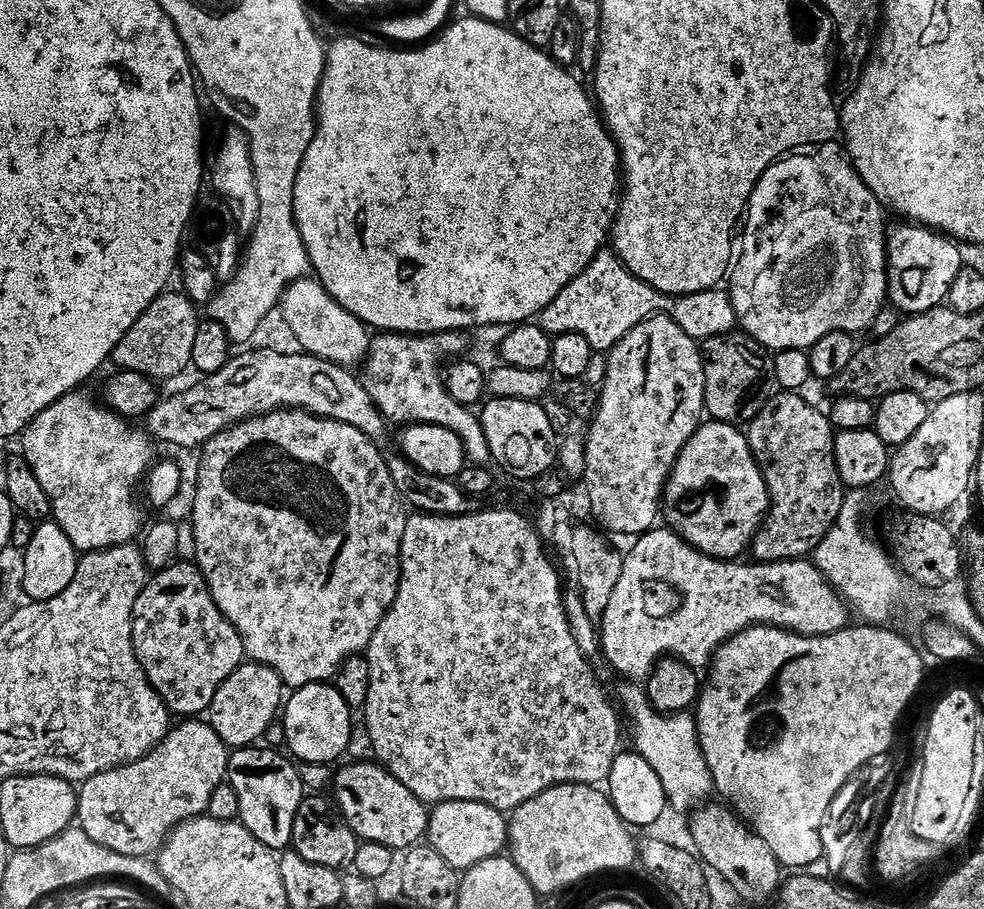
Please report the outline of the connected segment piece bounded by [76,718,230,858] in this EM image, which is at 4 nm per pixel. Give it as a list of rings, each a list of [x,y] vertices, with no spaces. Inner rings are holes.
[[[188,718],[177,724],[180,725],[178,725],[177,728],[175,725],[175,727],[169,731],[168,735],[164,737],[164,741],[162,741],[153,752],[146,754],[138,762],[123,764],[121,768],[112,768],[109,772],[99,772],[79,785],[76,798],[76,820],[78,821],[78,827],[86,834],[90,834],[90,838],[94,838],[94,842],[98,842],[98,846],[102,846],[106,850],[114,850],[118,854],[126,854],[127,856],[155,857],[167,842],[168,835],[171,834],[178,825],[184,824],[187,820],[194,820],[205,815],[205,813],[213,807],[211,798],[214,792],[228,779],[228,758],[230,749],[228,745],[222,742],[222,738],[218,738],[218,734],[212,728],[212,725],[205,722],[203,719]]]

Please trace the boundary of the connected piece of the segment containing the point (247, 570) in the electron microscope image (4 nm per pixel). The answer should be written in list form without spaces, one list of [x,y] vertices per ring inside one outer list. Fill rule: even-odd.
[[[281,410],[243,420],[241,424],[218,433],[203,445],[203,452],[200,477],[196,480],[196,497],[192,500],[192,536],[196,539],[194,560],[218,610],[222,610],[234,630],[238,630],[245,657],[253,664],[265,664],[275,670],[285,689],[295,690],[331,681],[345,660],[367,653],[382,618],[386,618],[398,594],[402,534],[406,534],[410,512],[404,497],[394,486],[394,478],[390,478],[383,451],[369,436],[354,430],[354,426],[346,426],[346,422],[327,420],[299,410]]]

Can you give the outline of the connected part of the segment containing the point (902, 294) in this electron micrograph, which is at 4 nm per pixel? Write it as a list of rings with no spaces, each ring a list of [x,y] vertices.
[[[900,222],[897,225],[897,228],[887,229],[887,243],[908,244],[908,248],[891,253],[887,299],[900,314],[917,316],[932,308],[939,308],[947,301],[950,286],[954,286],[954,278],[958,278],[960,269],[965,267],[962,248],[951,236],[933,232],[930,228],[921,228],[919,224]]]

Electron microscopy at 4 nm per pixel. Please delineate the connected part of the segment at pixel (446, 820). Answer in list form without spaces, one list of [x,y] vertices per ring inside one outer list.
[[[451,800],[450,802],[442,802],[441,804],[435,805],[431,809],[430,815],[428,817],[428,834],[426,837],[427,843],[432,843],[432,848],[439,859],[450,862],[450,866],[454,866],[457,870],[467,870],[478,866],[478,862],[486,862],[490,858],[501,855],[508,848],[508,821],[509,817],[505,813],[499,812],[494,806],[486,806],[482,802],[466,802],[465,800]]]

